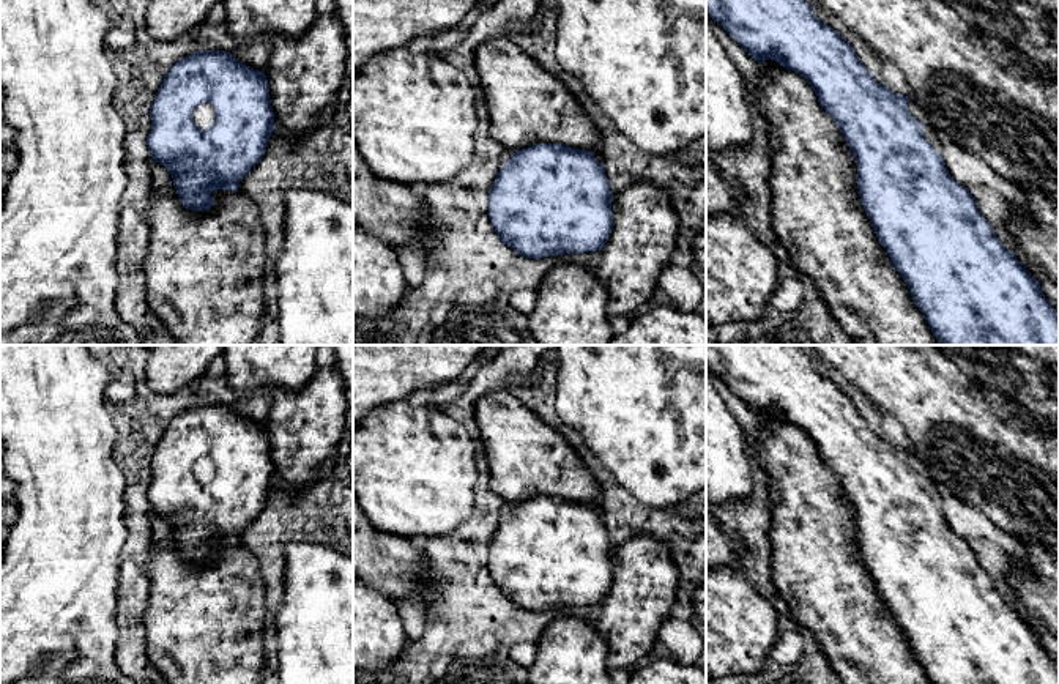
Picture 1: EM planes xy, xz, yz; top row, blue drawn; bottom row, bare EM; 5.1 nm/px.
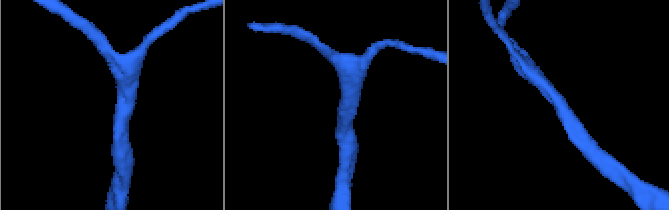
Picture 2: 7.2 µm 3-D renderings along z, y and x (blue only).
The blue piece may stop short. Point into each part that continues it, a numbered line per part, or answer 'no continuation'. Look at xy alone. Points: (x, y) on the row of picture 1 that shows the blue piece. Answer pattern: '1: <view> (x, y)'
1: xy (204, 115)

